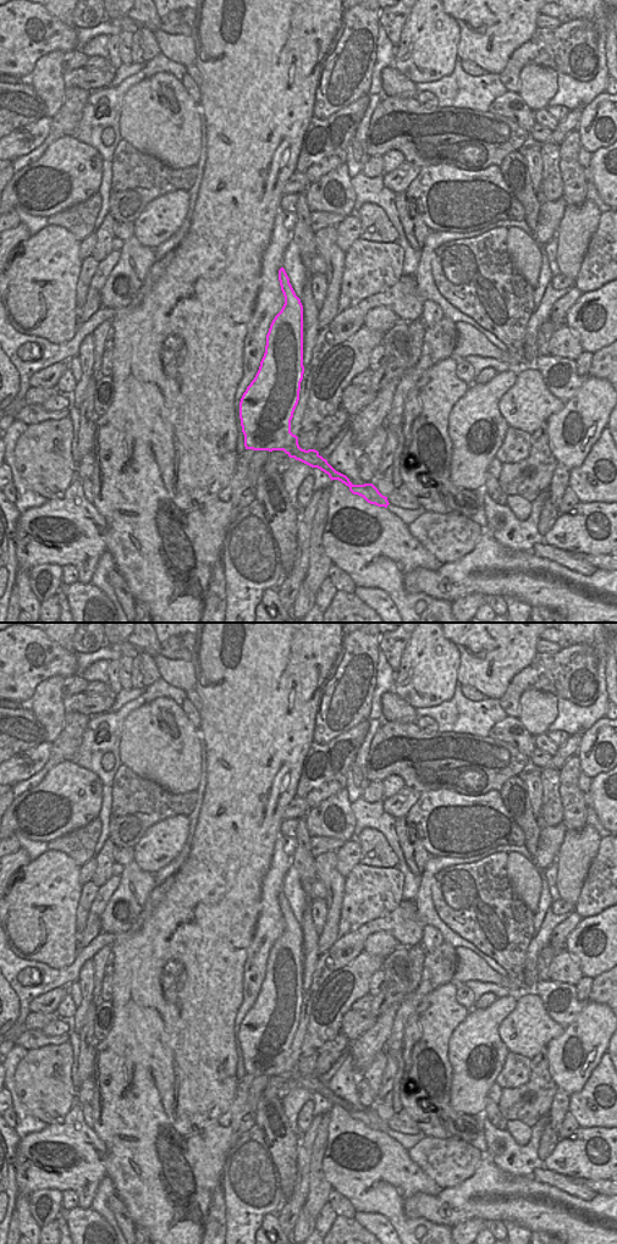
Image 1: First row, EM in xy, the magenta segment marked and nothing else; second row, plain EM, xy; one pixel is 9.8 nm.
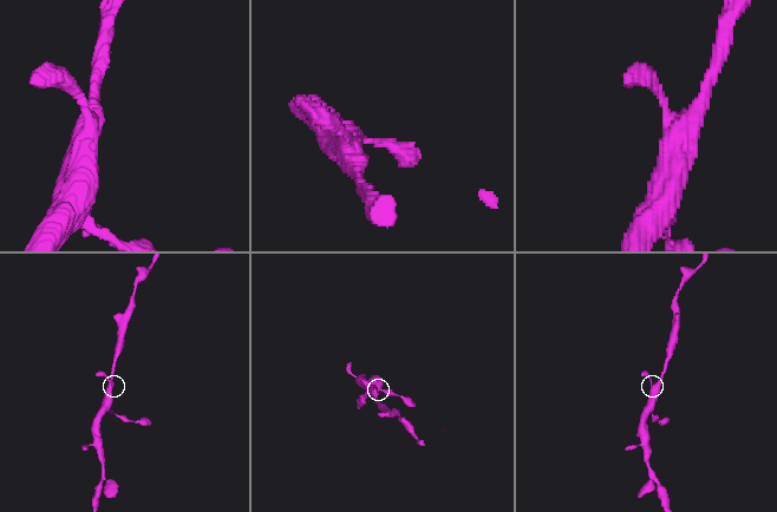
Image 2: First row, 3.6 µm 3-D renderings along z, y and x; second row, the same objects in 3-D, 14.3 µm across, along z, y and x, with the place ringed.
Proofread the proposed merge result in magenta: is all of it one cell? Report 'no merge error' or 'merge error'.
no merge error

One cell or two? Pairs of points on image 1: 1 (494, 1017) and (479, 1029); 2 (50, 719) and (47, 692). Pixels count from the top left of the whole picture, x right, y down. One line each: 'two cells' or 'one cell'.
1: one cell
2: one cell

